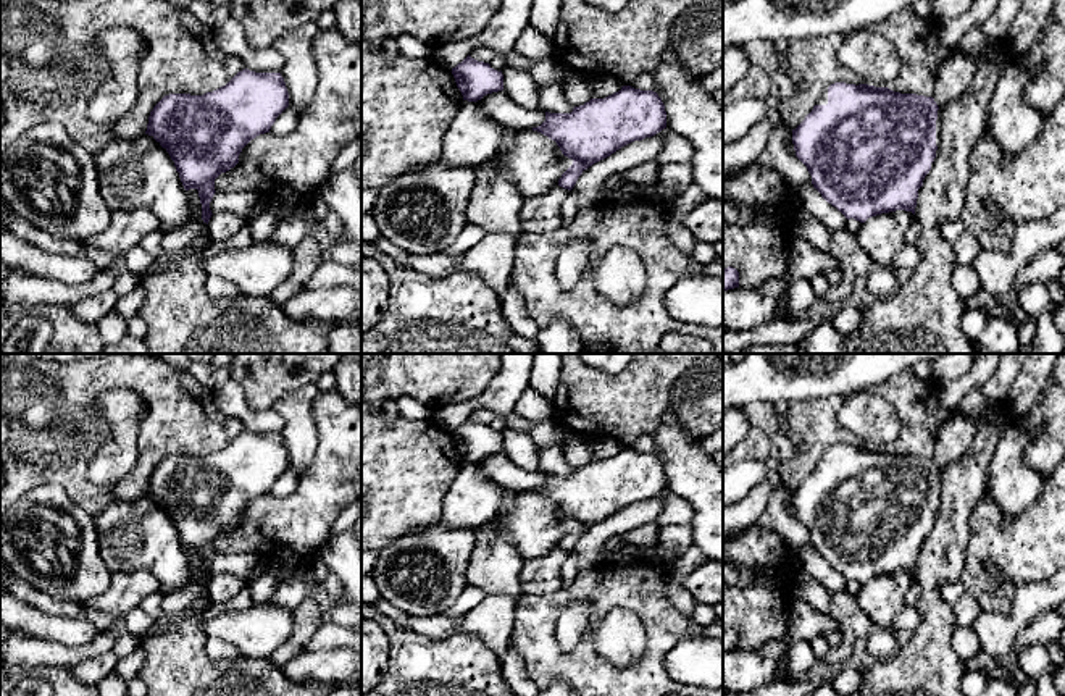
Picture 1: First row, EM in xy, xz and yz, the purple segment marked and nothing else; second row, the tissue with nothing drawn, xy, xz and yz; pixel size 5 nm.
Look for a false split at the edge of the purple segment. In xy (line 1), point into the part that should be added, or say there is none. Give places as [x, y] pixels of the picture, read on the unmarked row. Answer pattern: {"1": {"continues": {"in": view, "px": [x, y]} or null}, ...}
{"1": {"continues": {"in": "xy", "px": [171, 604]}}}

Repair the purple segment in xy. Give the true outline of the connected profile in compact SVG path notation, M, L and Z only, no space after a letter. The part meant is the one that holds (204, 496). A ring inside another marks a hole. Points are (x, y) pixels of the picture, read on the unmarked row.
M239 433L226 447L203 457L169 455L150 473L145 496L171 518L186 552L197 551L202 581L165 594L163 615L174 617L208 596L215 541L239 525L242 510L269 494L289 468L281 434Z

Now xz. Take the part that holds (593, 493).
M623 447L605 460L574 468L571 475L545 473L545 483L532 493L555 502L573 522L558 541L560 549L571 552L584 531L665 489L666 473L658 455Z

